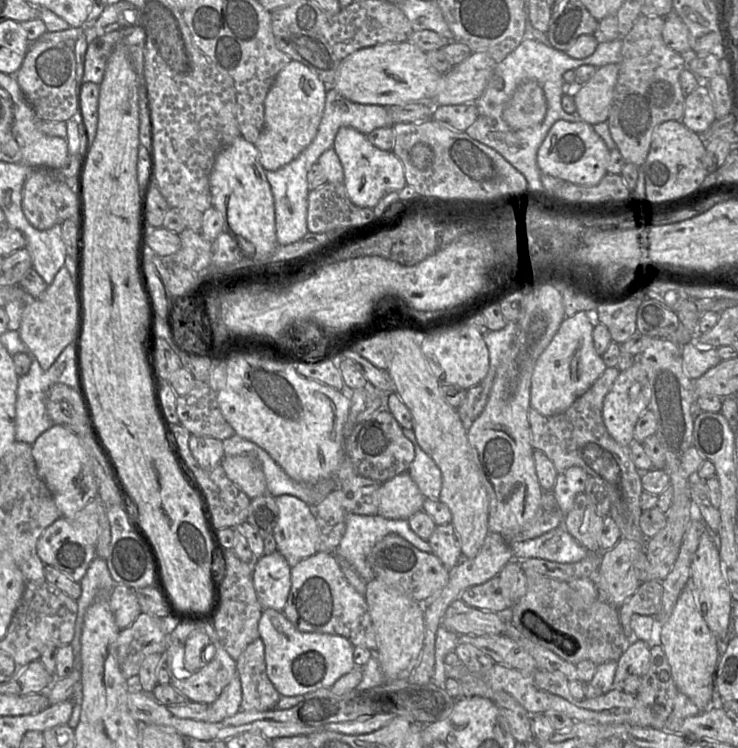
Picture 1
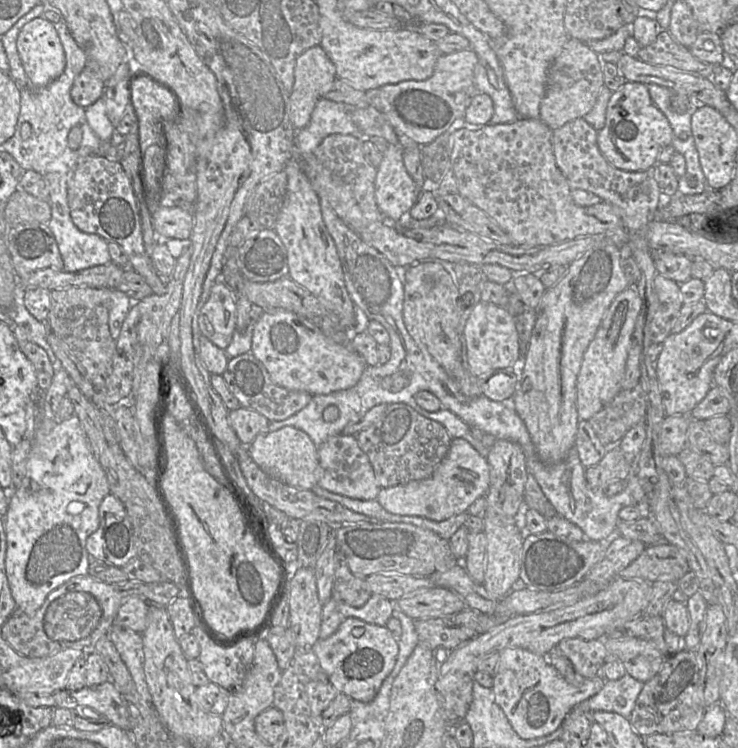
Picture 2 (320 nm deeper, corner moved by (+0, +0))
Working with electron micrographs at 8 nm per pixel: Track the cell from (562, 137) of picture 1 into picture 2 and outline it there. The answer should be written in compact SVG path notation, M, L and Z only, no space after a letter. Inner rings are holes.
M626 82L612 93L605 124L597 135L597 145L611 165L632 172L653 168L661 149L670 145L672 140L672 127L667 117L653 103L646 84Z

